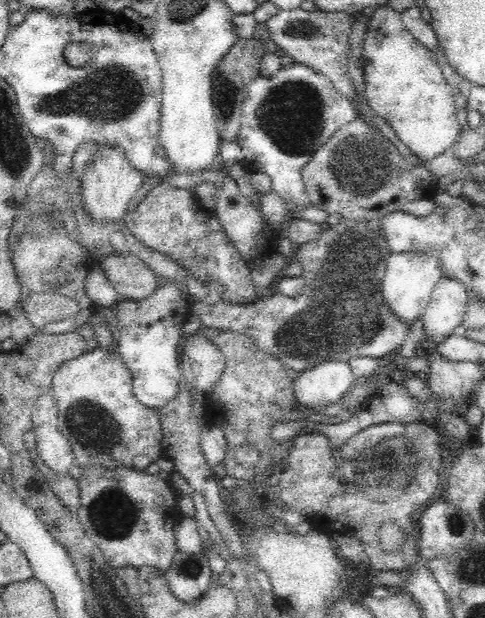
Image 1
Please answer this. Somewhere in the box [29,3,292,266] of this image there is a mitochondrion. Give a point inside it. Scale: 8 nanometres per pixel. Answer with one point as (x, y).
(111, 94)

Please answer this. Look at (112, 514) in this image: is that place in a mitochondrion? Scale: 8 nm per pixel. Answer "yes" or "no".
yes

